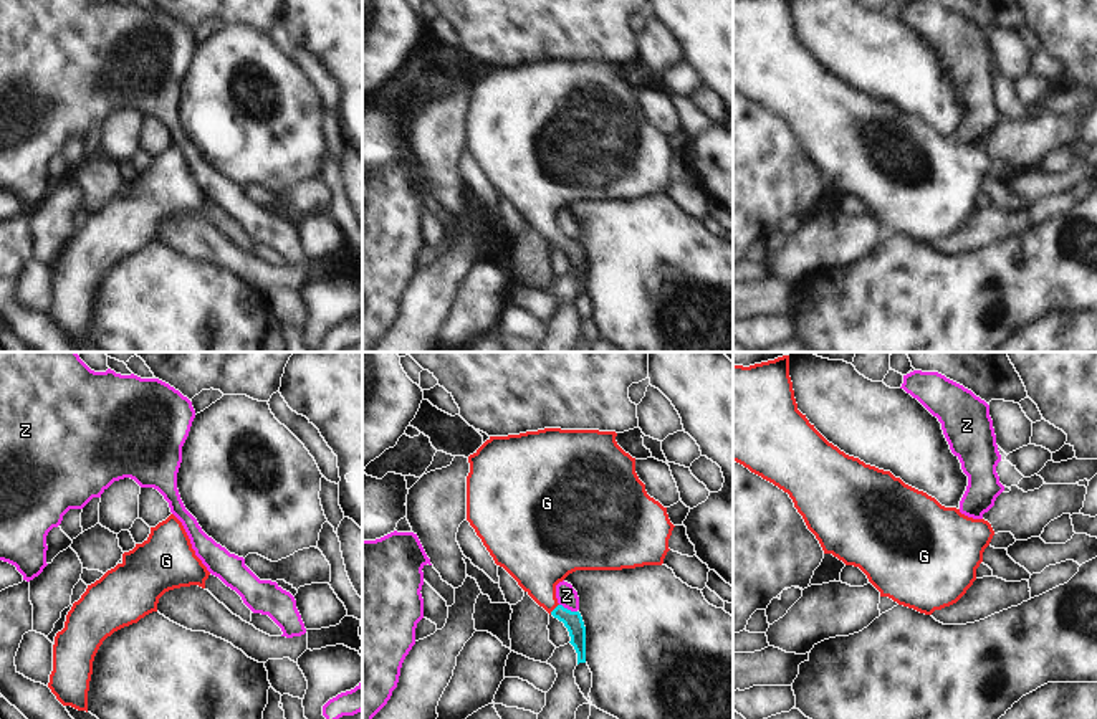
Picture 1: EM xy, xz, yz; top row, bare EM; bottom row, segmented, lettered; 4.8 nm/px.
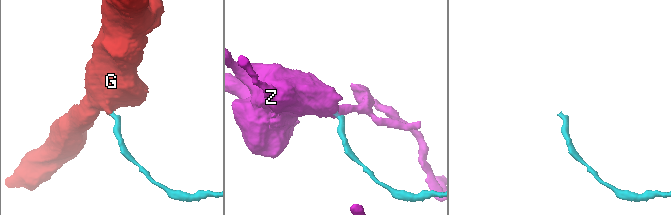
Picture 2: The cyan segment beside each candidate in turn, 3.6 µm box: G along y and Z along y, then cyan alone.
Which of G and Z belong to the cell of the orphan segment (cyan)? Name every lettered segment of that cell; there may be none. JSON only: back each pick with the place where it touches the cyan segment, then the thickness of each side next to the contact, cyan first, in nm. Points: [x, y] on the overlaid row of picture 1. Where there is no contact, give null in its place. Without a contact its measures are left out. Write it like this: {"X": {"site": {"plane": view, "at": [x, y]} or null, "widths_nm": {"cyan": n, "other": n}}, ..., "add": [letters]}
{"G": {"site": {"plane": "xz", "at": [555, 609]}, "widths_nm": {"cyan": 90, "other": 300}}, "add": ["G"]}

